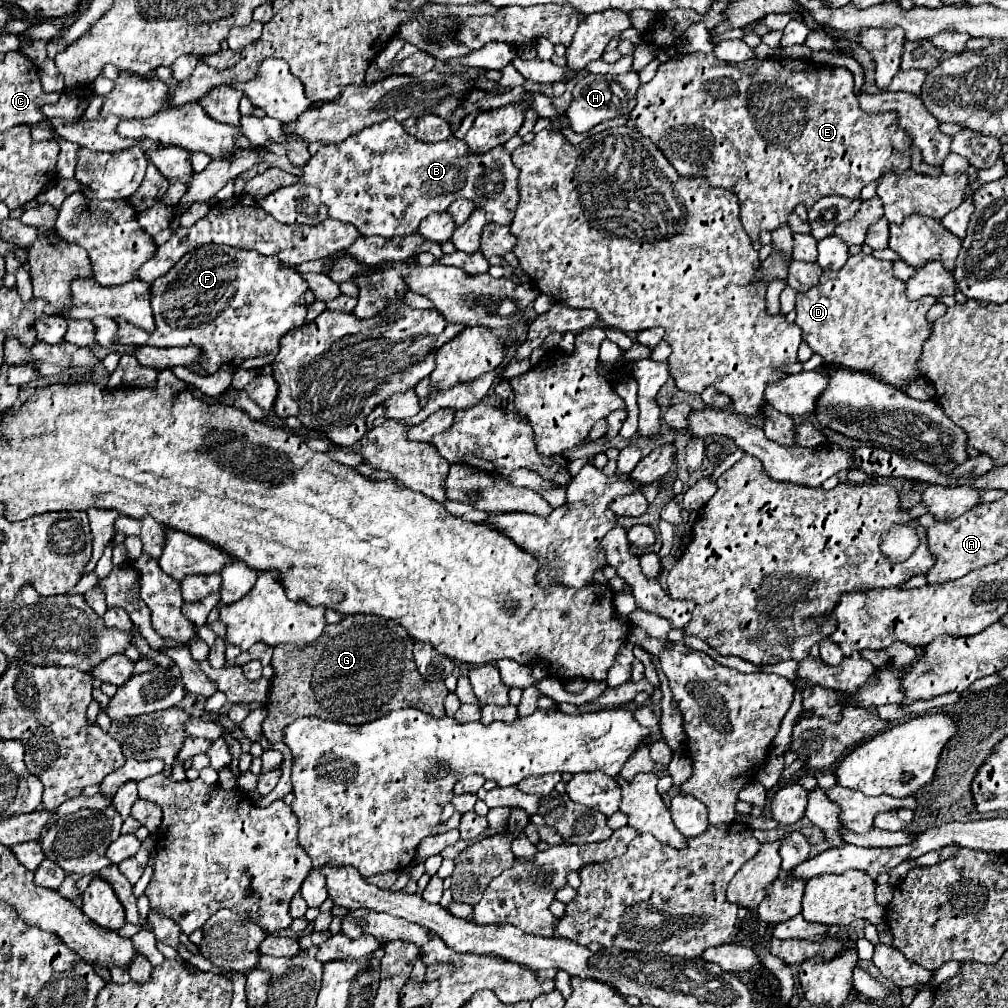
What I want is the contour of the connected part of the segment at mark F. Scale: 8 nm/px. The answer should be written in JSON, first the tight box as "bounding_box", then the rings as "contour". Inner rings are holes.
{"bounding_box":[116,247,308,375],"contour":[[[200,247],[200,249],[194,249],[194,251],[186,253],[166,275],[158,277],[152,283],[152,311],[154,311],[154,319],[156,319],[156,331],[152,335],[142,335],[142,329],[136,329],[136,327],[128,325],[126,321],[118,319],[116,323],[118,323],[120,331],[118,331],[116,337],[122,345],[138,345],[138,347],[142,347],[142,345],[152,345],[152,347],[188,347],[188,345],[196,345],[196,347],[202,349],[204,361],[206,361],[206,363],[200,363],[200,367],[192,369],[200,375],[216,373],[222,363],[232,363],[238,369],[260,369],[264,365],[270,365],[274,361],[274,357],[278,355],[278,345],[280,345],[282,335],[286,335],[288,331],[298,329],[298,327],[304,325],[304,317],[306,317],[304,295],[306,295],[306,291],[308,291],[308,283],[302,277],[302,273],[296,271],[294,267],[282,267],[278,257],[262,257],[260,253],[250,253],[246,249],[234,249],[234,247]]]}

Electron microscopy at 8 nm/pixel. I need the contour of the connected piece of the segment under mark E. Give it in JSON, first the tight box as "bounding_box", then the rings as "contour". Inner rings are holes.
{"bounding_box":[630,53,912,241],"contour":[[[692,53],[692,55],[684,55],[680,59],[670,59],[662,65],[658,65],[658,71],[656,71],[652,81],[640,85],[638,103],[630,111],[630,121],[644,137],[654,141],[654,145],[664,153],[664,157],[678,171],[678,175],[704,177],[710,183],[710,187],[730,189],[740,201],[738,203],[740,205],[740,223],[752,241],[758,241],[762,231],[772,233],[772,231],[780,229],[782,225],[788,225],[788,217],[790,217],[792,209],[800,203],[806,209],[810,209],[818,199],[822,199],[826,195],[840,195],[846,199],[858,199],[862,187],[868,185],[870,181],[876,181],[886,173],[900,175],[900,173],[910,169],[908,147],[912,145],[912,141],[910,141],[908,133],[898,127],[896,113],[864,113],[858,107],[858,99],[854,93],[854,75],[846,67],[822,67],[822,65],[814,65],[812,61],[792,61],[792,59],[772,59],[770,57],[770,59],[762,59],[762,61],[752,59],[746,63],[722,63],[722,61],[714,59],[712,53],[708,53],[708,55],[706,53]],[[740,77],[754,77],[754,91],[750,87],[742,87]]]}

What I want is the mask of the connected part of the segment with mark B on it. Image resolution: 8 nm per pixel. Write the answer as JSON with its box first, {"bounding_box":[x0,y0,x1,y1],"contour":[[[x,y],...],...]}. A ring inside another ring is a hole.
{"bounding_box":[300,119,518,237],"contour":[[[388,119],[380,125],[372,125],[358,135],[348,137],[340,143],[322,145],[316,155],[302,167],[300,181],[320,189],[320,199],[328,207],[328,217],[352,223],[362,235],[396,237],[416,233],[416,225],[430,213],[442,213],[448,205],[464,197],[486,211],[488,221],[496,225],[508,225],[514,217],[518,205],[518,169],[510,161],[510,153],[502,145],[490,149],[490,153],[470,153],[466,143],[460,139],[450,139],[442,143],[424,143],[410,137],[402,123]]]}

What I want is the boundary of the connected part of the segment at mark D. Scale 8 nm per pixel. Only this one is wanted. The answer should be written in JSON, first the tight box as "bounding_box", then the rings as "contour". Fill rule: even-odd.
{"bounding_box":[796,255,936,387],"contour":[[[852,255],[838,271],[824,271],[820,283],[796,297],[796,325],[802,329],[802,339],[826,363],[850,367],[856,371],[874,371],[878,379],[898,387],[918,377],[916,361],[924,339],[930,335],[932,323],[926,321],[926,311],[936,303],[934,297],[910,301],[904,295],[904,283],[894,277],[892,263],[874,259],[872,255]]]}

